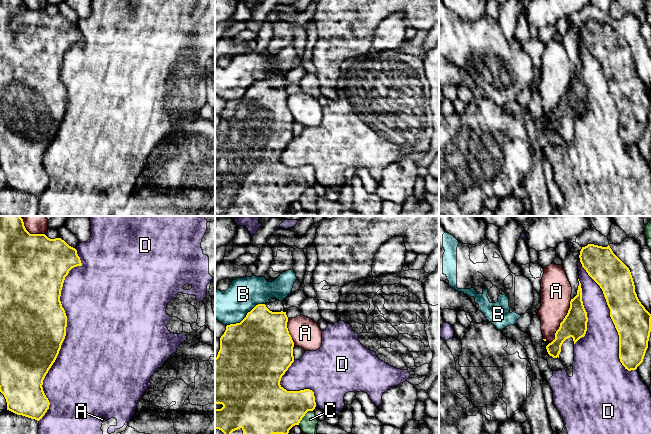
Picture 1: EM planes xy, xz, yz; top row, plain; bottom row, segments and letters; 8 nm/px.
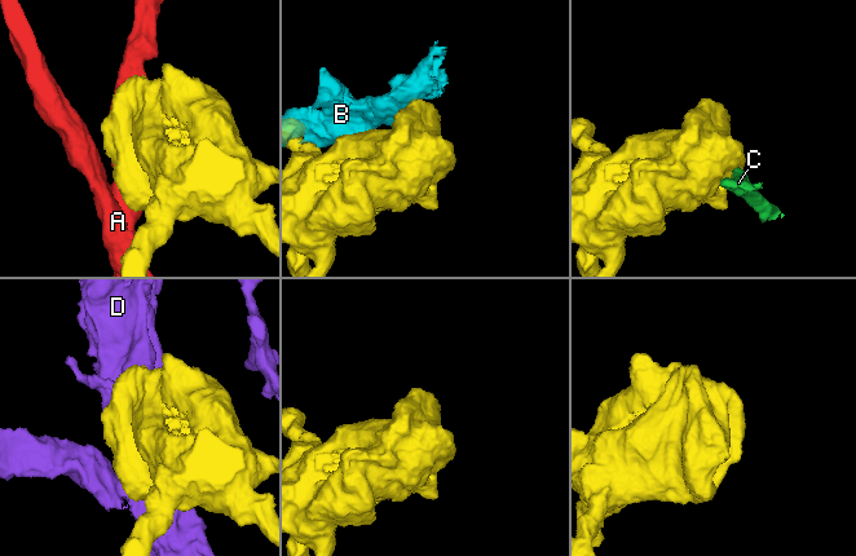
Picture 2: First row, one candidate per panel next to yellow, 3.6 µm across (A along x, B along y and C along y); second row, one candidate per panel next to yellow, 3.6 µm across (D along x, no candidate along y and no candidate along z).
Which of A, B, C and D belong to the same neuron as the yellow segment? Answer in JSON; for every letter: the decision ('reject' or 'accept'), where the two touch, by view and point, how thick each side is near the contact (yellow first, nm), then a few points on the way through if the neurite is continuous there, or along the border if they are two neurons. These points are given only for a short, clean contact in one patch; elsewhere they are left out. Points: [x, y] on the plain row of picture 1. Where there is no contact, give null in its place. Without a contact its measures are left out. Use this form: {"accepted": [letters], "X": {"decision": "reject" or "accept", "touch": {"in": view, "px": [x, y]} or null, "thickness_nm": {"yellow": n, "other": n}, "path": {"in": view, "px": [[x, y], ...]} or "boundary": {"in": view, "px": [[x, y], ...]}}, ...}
{"accepted": [], "A": {"decision": "reject", "touch": {"in": "yz", "px": [562, 97]}, "thickness_nm": {"yellow": 200, "other": 240}}, "B": {"decision": "reject", "touch": {"in": "xz", "px": [246, 92]}, "thickness_nm": {"yellow": 480, "other": 280}}, "C": {"decision": "reject", "touch": {"in": "xz", "px": [304, 191]}, "thickness_nm": {"yellow": 380, "other": 140}}, "D": {"decision": "reject", "touch": {"in": "xy", "px": [65, 108]}, "thickness_nm": {"yellow": 500, "other": 500}}}

